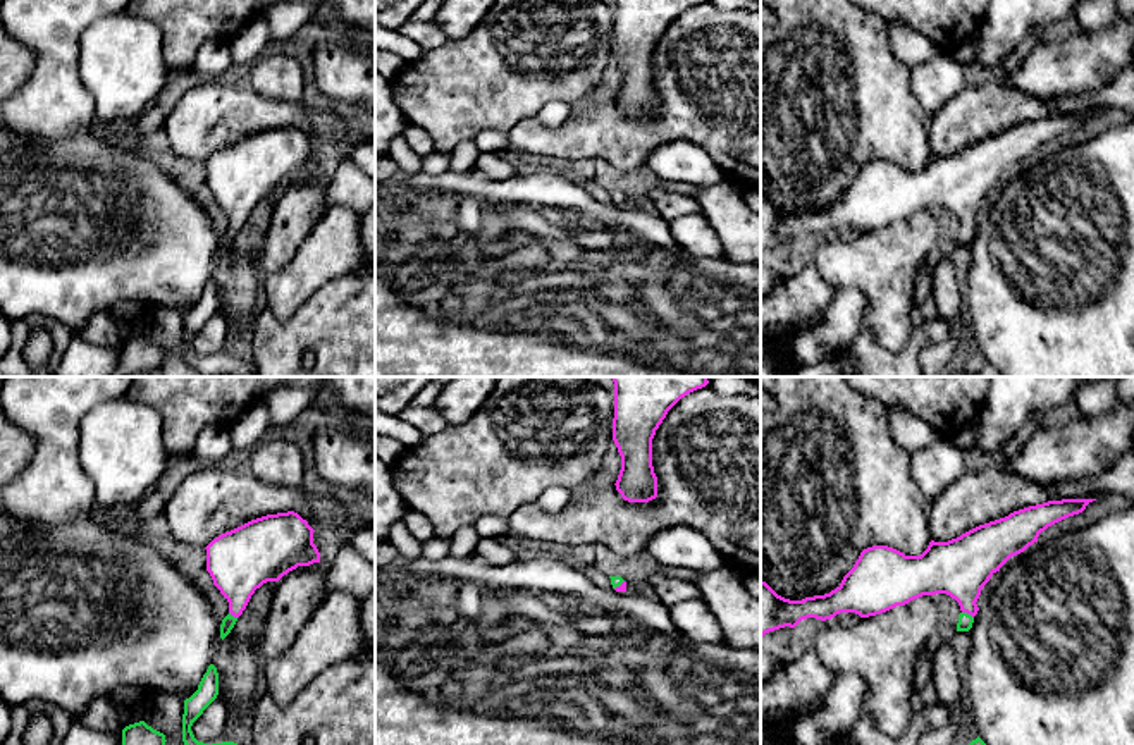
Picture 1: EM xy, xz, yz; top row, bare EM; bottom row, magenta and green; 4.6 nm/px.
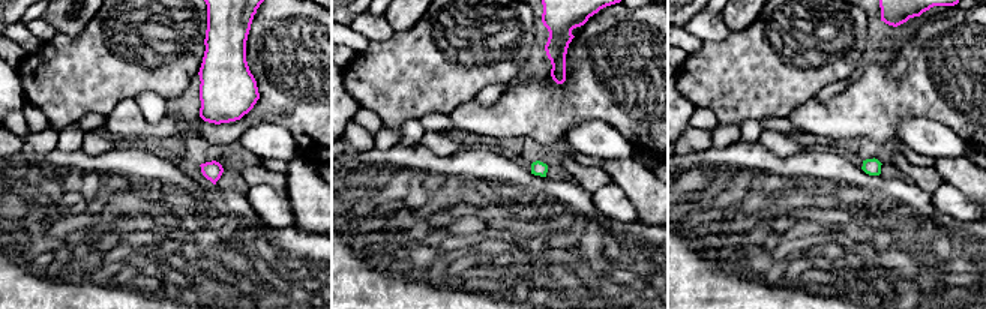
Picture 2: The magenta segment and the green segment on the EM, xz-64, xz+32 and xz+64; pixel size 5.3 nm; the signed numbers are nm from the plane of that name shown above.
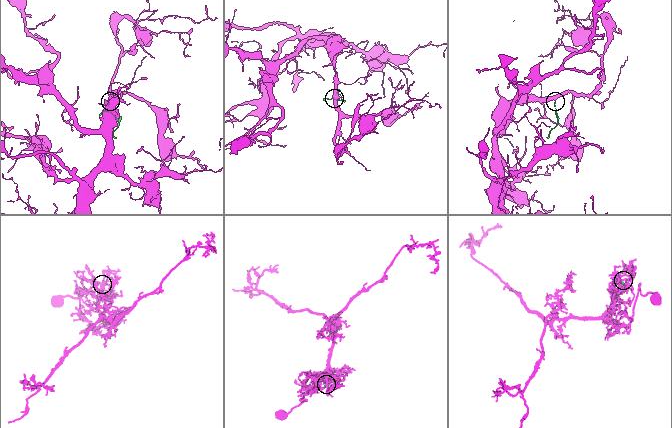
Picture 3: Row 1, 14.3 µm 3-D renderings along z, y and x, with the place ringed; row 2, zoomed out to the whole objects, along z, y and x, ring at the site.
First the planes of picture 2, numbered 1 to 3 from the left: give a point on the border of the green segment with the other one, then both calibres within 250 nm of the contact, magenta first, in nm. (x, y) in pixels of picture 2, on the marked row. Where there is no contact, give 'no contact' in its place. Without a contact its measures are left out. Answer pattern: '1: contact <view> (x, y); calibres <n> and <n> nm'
1: no contact
2: no contact
3: no contact

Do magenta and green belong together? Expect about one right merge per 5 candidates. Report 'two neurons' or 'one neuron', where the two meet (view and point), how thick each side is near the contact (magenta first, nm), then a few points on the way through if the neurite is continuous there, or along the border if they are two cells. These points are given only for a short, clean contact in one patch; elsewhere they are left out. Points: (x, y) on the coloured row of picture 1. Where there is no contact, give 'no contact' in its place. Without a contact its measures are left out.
one neuron | yz (967, 613) | 280/70 nm | across yz (961, 568), (967, 596), (967, 613), (966, 620)

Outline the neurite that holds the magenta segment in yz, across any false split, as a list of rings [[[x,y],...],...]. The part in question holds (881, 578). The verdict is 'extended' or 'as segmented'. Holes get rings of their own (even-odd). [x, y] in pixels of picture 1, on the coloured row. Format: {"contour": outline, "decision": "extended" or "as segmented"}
{"contour": [[[1062,499],[1029,506],[1010,513],[1005,518],[979,525],[948,542],[931,540],[921,556],[905,556],[888,545],[872,545],[860,552],[854,568],[843,576],[841,583],[824,595],[790,600],[778,595],[761,580],[761,637],[769,631],[790,626],[795,628],[802,619],[831,619],[840,613],[855,613],[860,618],[886,613],[897,606],[905,606],[922,595],[946,594],[960,606],[957,631],[969,631],[977,614],[977,599],[983,587],[1012,557],[1038,542],[1048,526],[1079,514],[1096,499]]], "decision": "extended"}

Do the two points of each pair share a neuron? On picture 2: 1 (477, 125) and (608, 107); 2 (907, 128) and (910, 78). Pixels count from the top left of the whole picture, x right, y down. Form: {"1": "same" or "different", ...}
{"1": "same", "2": "different"}

